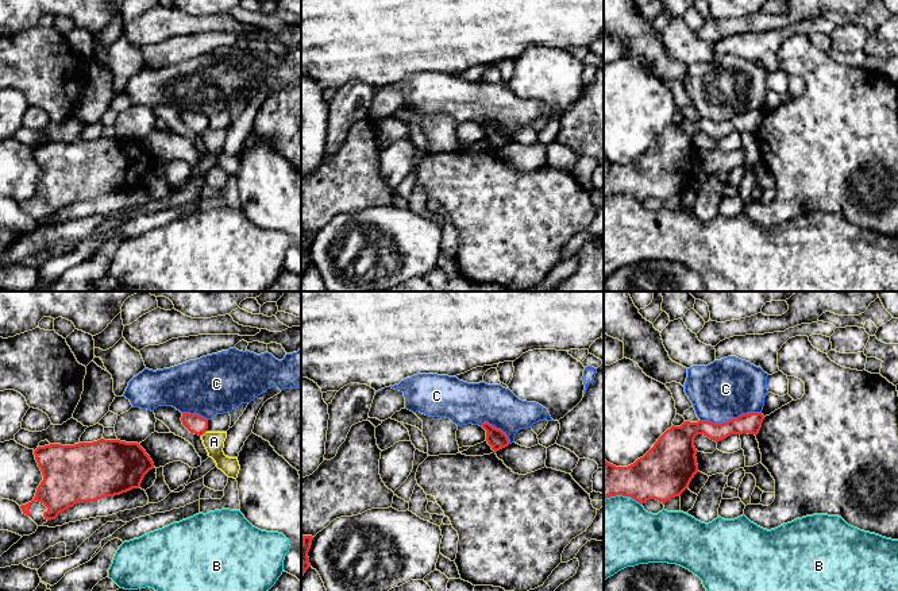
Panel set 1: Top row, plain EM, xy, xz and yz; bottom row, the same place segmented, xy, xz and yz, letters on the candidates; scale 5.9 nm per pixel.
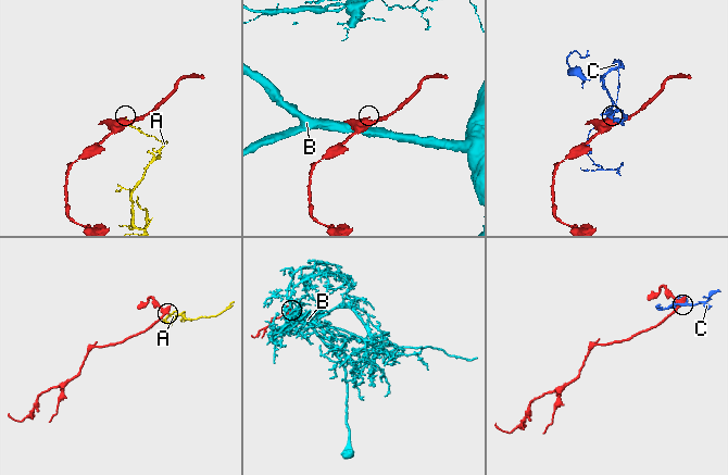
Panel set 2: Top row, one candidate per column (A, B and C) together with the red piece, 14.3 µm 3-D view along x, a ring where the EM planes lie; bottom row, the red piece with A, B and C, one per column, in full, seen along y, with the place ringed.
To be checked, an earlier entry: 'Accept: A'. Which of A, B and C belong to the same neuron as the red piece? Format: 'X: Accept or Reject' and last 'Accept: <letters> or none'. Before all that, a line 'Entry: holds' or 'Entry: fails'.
Entry: fails
A: Reject
B: Reject
C: Reject
Accept: none

